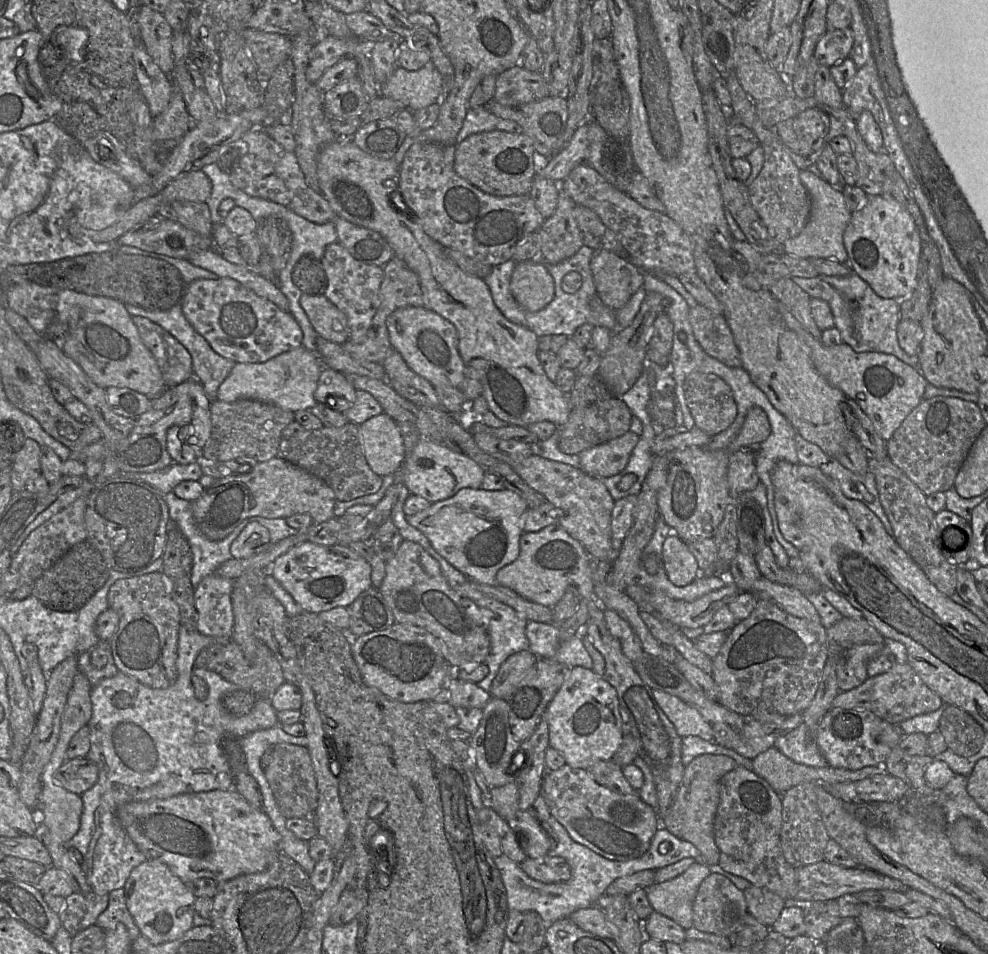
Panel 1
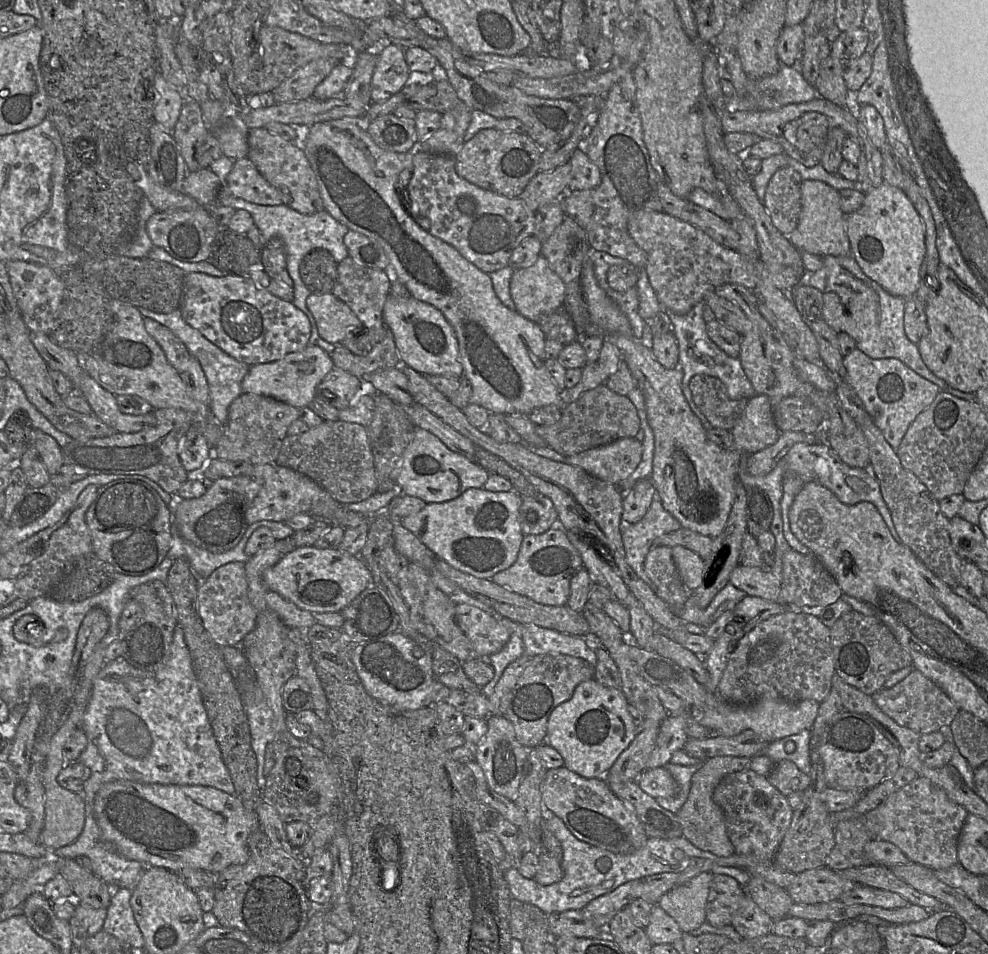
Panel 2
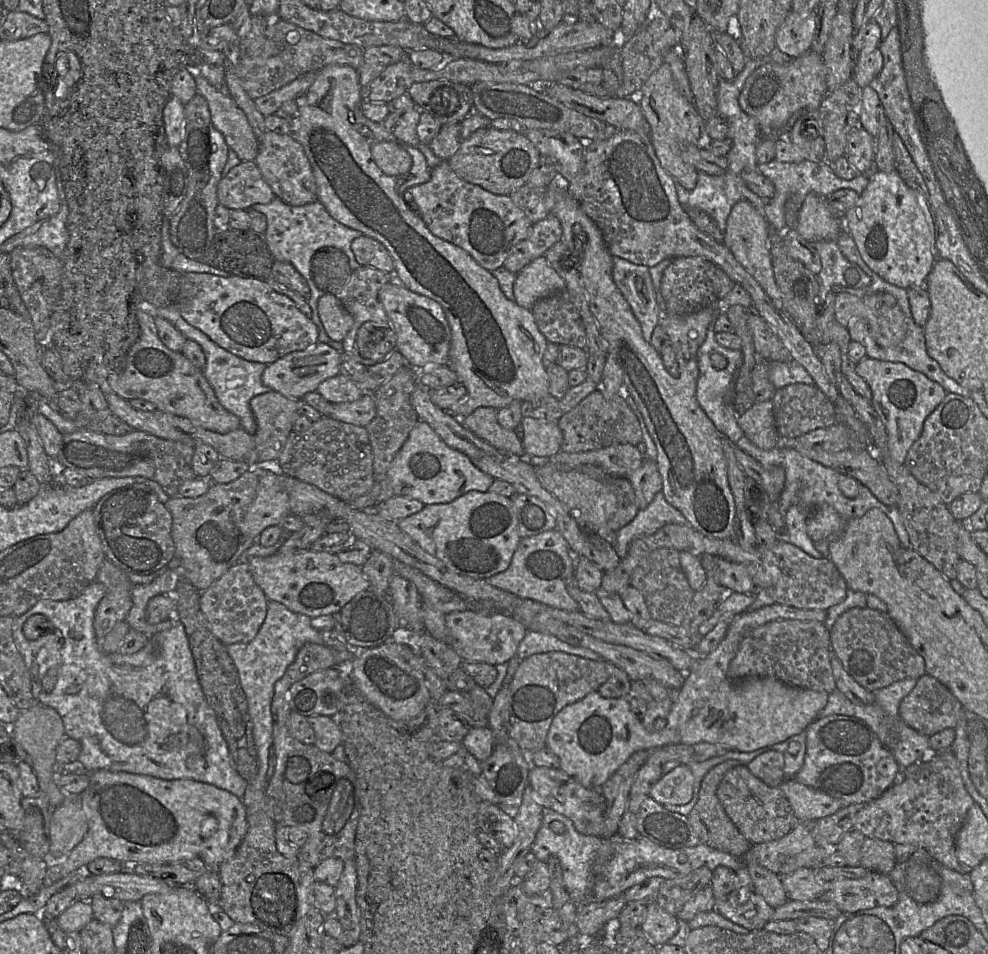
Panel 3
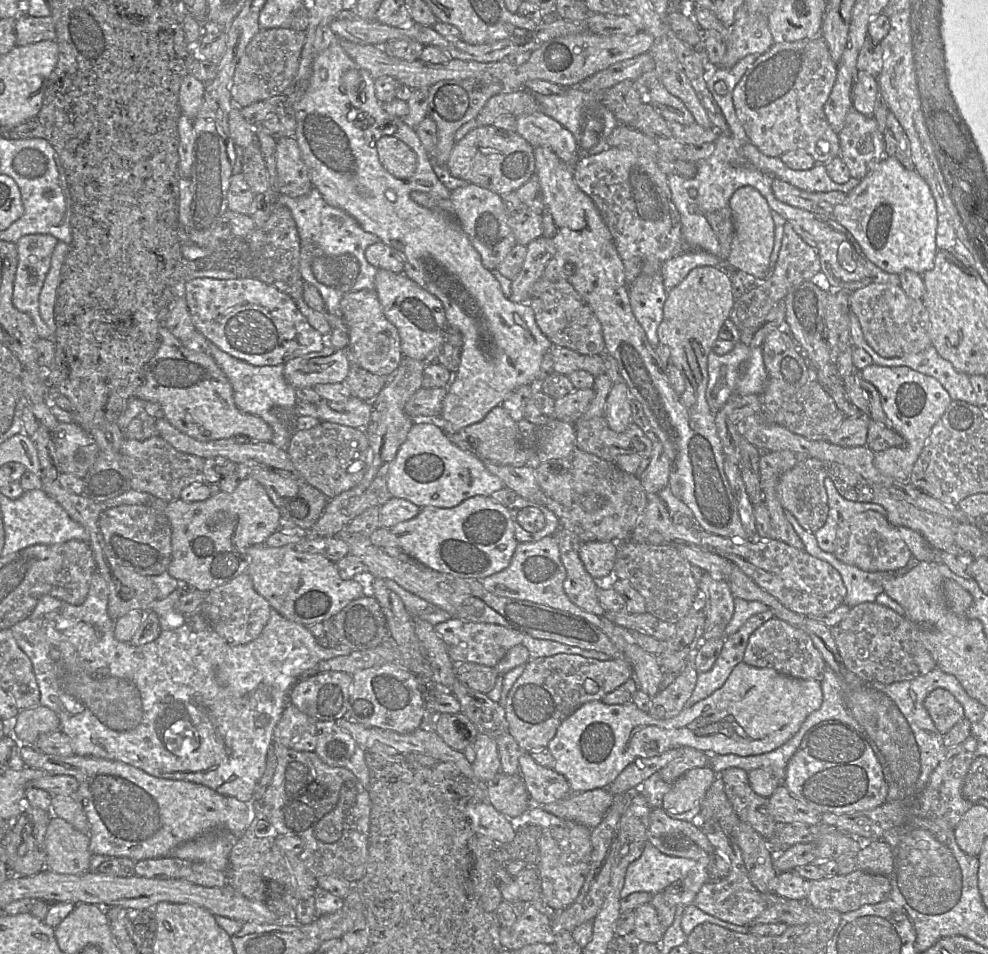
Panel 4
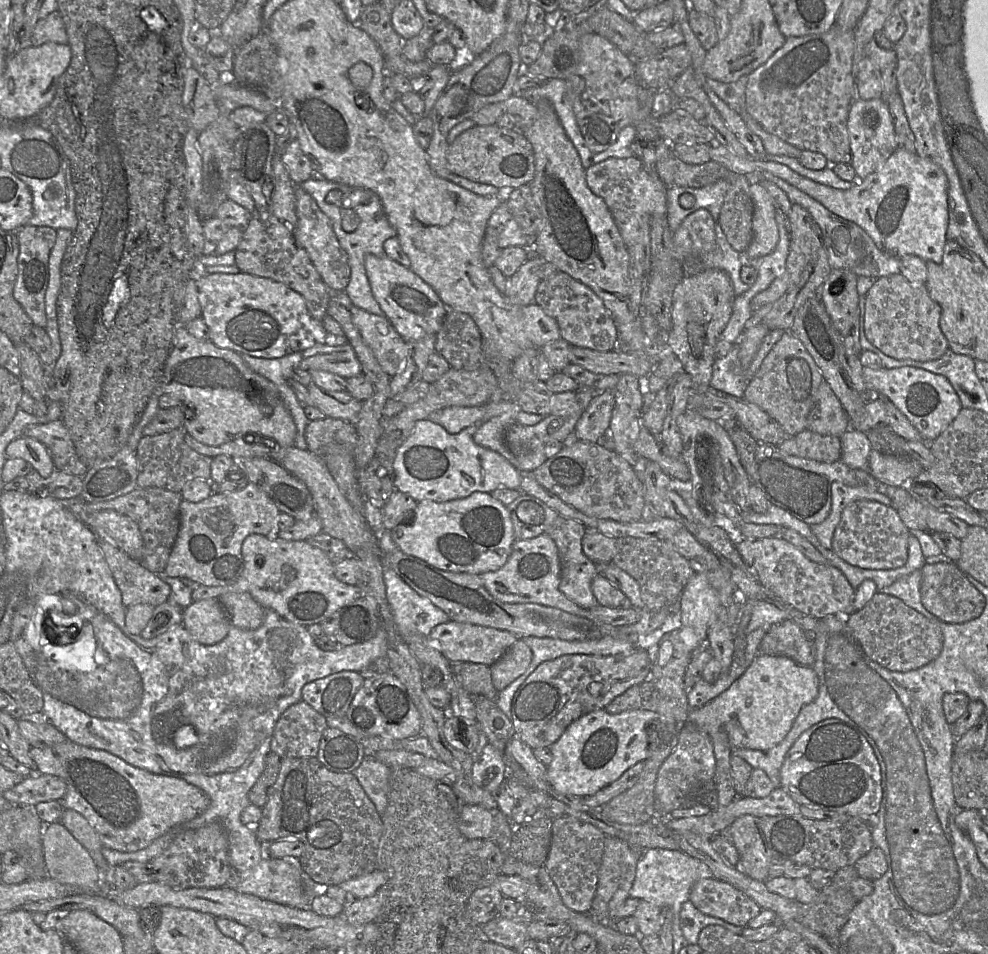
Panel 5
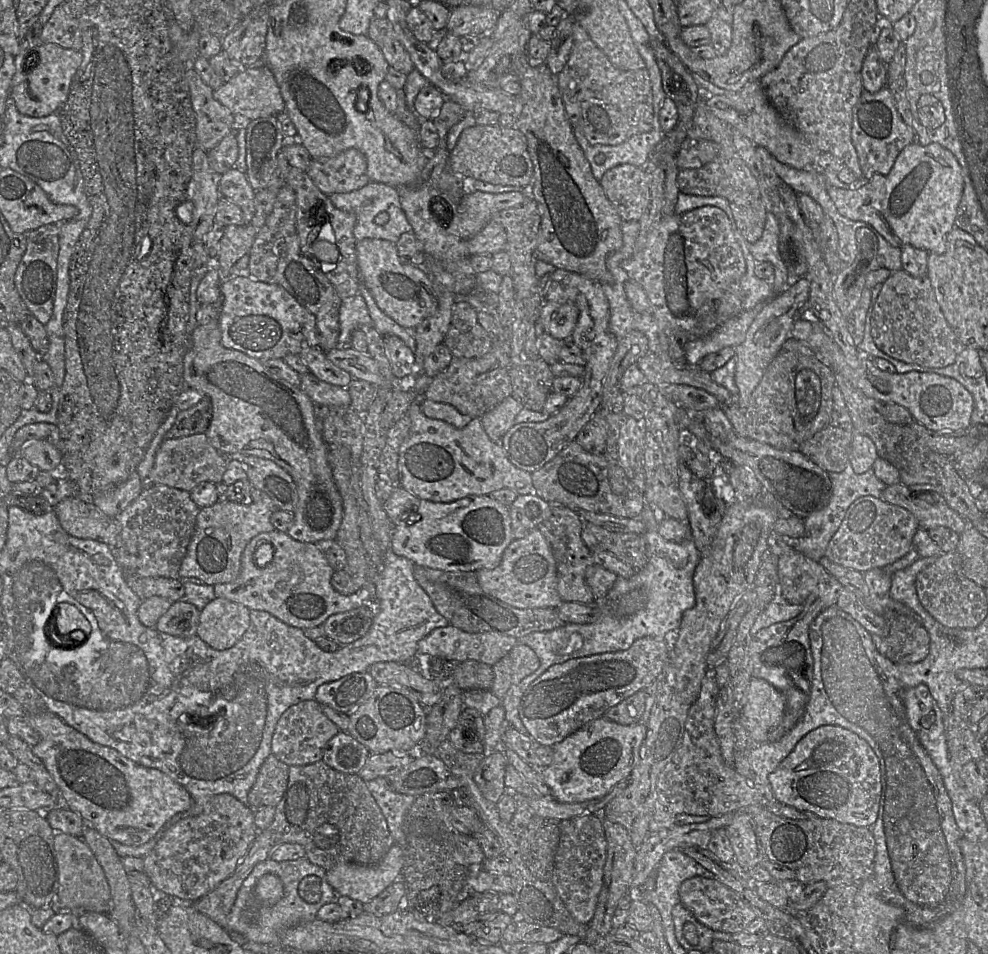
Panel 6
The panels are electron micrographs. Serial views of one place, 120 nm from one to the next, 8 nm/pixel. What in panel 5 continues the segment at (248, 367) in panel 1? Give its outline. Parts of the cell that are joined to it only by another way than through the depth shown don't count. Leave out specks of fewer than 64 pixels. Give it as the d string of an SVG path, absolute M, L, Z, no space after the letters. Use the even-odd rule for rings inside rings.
M350 344L341 346L317 345L303 352L300 368L306 371L322 370L345 379L362 373L361 364Z

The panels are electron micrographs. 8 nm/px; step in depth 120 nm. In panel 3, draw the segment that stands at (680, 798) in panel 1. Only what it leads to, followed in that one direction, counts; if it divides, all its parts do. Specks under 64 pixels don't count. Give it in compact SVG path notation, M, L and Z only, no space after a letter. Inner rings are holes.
M728 760L709 770L701 782L698 801L687 816L694 832L697 834L702 844L731 854L737 858L743 858L752 845L745 839L726 814L717 797L717 789L725 774L732 768L740 765L742 764L738 760Z

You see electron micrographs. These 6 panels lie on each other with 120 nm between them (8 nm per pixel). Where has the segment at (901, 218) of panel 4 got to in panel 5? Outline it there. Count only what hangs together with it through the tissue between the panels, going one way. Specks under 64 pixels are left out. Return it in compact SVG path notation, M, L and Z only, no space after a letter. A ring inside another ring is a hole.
M723 145L711 146L709 155L710 160L720 163L735 173L769 172L785 180L820 202L830 212L855 223L870 236L877 248L885 254L899 259L907 255L913 255L925 262L931 261L934 263L939 263L942 260L948 223L947 178L937 164L927 158L918 156L916 153L897 148L879 171L868 175L863 180L858 180L859 182L846 190L839 190L817 183L777 162L742 159Z

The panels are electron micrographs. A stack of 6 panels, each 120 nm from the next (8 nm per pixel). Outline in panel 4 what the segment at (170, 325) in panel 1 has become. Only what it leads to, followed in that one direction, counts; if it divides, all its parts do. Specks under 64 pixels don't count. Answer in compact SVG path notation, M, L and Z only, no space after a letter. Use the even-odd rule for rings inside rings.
M209 341L209 354L228 378L233 388L234 402L239 410L261 417L273 430L271 442L286 450L294 431L285 427L271 413L274 406L295 409L297 405L296 389L284 378L284 364L253 366L245 361L232 357Z

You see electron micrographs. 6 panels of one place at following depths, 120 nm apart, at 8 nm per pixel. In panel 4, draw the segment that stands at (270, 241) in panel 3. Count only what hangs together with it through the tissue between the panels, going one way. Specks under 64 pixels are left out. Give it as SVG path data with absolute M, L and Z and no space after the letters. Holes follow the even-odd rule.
M315 188L303 196L289 197L284 194L276 194L276 202L287 207L296 223L301 243L299 270L305 284L312 284L320 293L325 303L325 314L340 314L340 301L344 293L332 286L319 282L313 272L311 263L315 257L337 257L342 254L350 254L356 258L359 265L357 275L351 291L374 290L377 268L372 266L365 258L365 250L368 246L378 243L380 239L361 228L357 221L343 210L327 204L320 192Z

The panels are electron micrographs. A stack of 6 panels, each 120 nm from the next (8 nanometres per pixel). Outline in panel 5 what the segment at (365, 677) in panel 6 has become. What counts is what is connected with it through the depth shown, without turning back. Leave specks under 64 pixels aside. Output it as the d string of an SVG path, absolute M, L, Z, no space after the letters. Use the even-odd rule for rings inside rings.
M341 671L305 684L302 700L324 717L343 717L364 682L364 674Z

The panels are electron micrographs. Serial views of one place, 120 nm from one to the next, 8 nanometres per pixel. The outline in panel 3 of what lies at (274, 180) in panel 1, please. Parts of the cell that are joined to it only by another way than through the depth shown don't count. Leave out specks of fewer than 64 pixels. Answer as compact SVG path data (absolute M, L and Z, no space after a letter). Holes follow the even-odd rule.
M242 161L220 180L219 204L230 210L247 210L256 204L268 204L275 195L254 161Z

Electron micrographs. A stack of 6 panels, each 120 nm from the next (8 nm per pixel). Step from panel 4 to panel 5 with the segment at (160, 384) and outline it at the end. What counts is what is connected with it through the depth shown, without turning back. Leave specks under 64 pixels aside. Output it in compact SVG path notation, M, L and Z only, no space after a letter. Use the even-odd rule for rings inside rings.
M177 325L175 327L174 332L174 346L173 349L167 358L164 368L163 368L163 374L160 381L159 391L155 393L154 395L161 396L163 394L170 395L178 400L180 400L185 406L185 414L187 416L187 421L185 422L183 429L185 432L193 437L198 442L208 445L208 446L220 446L226 442L232 441L232 440L242 440L244 443L248 445L262 445L266 447L276 447L276 448L288 448L295 445L295 438L297 433L297 428L295 425L295 422L293 420L293 417L288 410L288 408L285 406L284 401L274 383L266 379L265 377L257 374L253 370L251 370L247 364L244 362L242 356L232 350L229 349L223 349L215 346L212 341L204 341L199 340L188 333L186 326L183 325Z

